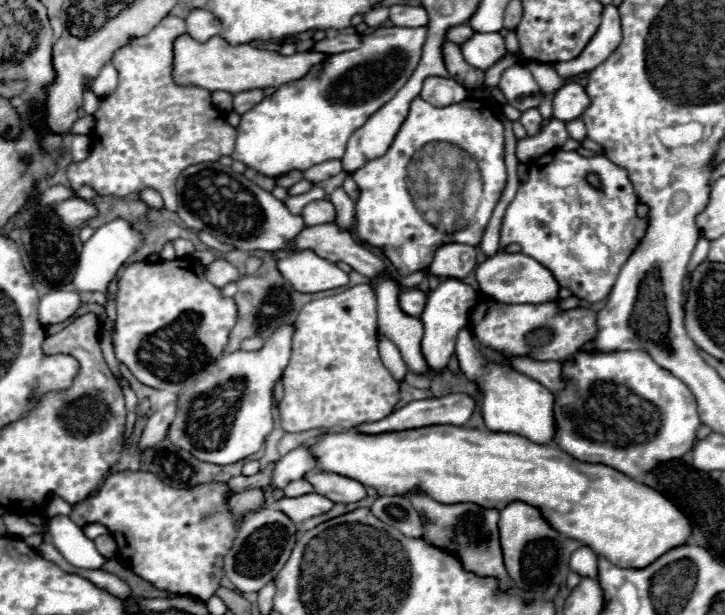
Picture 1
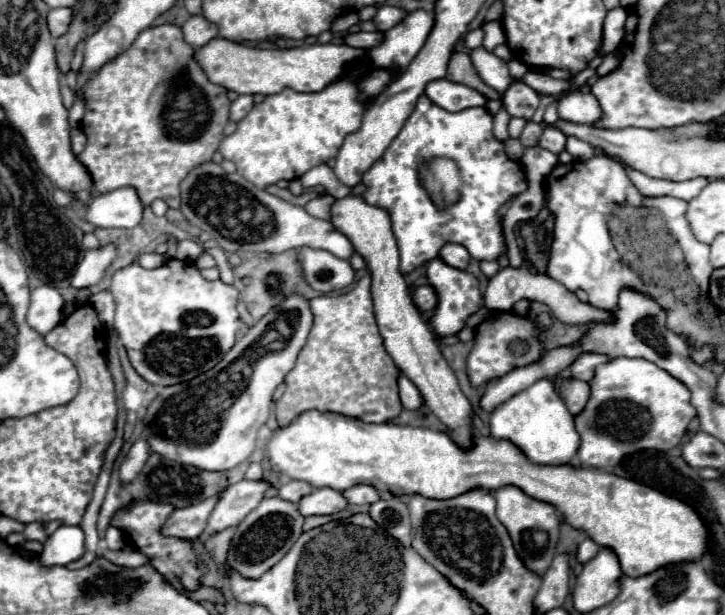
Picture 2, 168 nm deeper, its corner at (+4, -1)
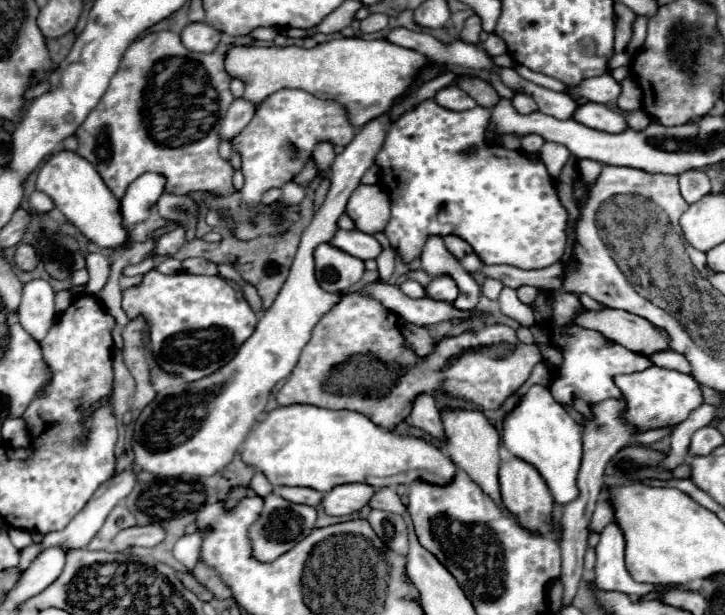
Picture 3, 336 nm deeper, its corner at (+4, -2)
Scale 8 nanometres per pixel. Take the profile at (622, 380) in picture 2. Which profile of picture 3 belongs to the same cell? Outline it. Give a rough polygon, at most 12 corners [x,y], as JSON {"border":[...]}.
{"border":[[649,366],[615,376],[637,434],[703,404],[693,376]]}

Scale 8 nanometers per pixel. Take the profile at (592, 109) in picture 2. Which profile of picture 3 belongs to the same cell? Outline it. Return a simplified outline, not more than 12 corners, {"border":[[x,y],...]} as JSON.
{"border":[[579,104],[573,120],[603,132],[625,130],[623,116],[607,104]]}

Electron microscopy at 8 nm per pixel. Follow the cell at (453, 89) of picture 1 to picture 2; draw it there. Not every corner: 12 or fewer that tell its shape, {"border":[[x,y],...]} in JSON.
{"border":[[447,79],[431,81],[425,95],[445,111],[483,107],[479,91]]}

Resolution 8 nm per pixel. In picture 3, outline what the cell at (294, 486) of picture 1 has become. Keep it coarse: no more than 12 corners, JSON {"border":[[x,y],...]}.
{"border":[[279,486],[275,490],[281,498],[317,506],[323,498],[311,488]]}

